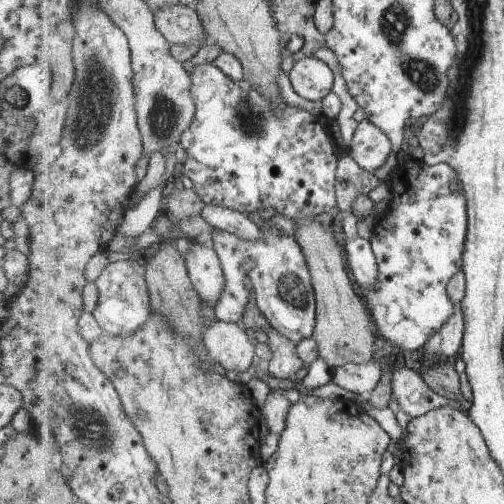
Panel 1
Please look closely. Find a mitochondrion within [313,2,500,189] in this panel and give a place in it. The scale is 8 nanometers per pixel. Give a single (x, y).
(425, 76)

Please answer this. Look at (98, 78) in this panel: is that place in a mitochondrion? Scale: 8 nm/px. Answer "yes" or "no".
yes

